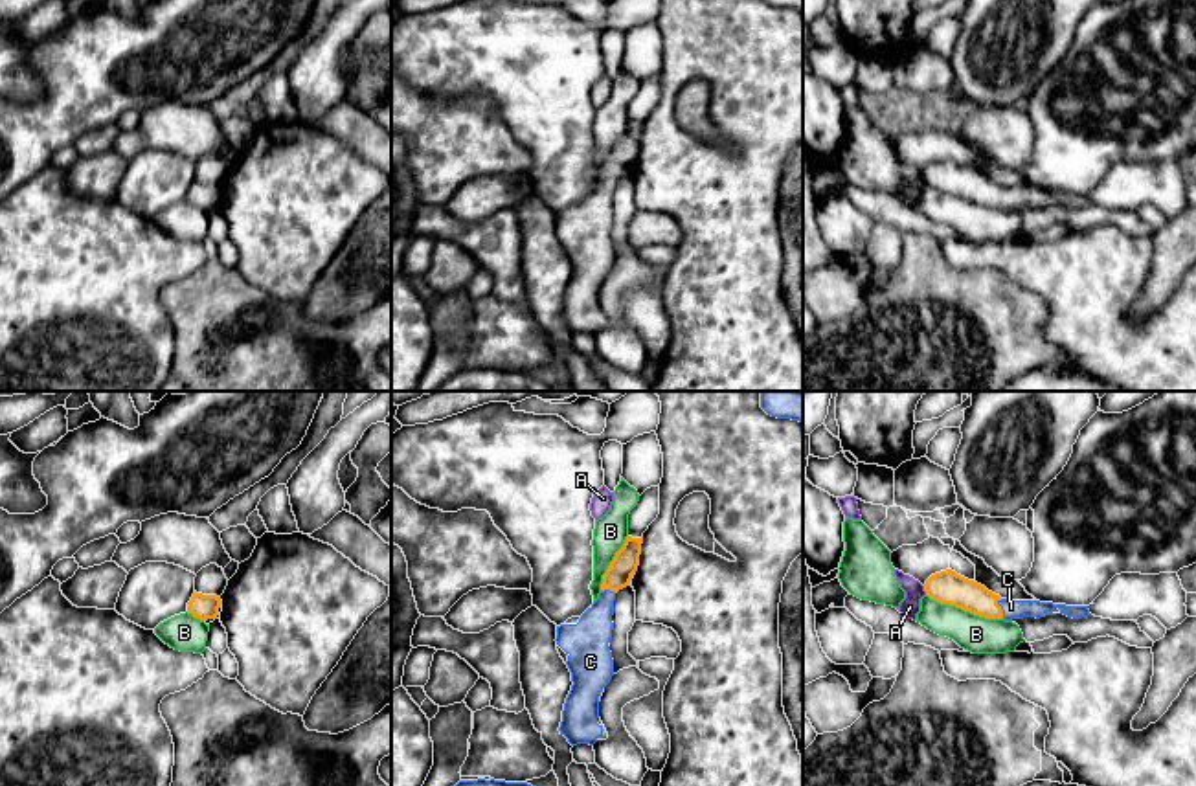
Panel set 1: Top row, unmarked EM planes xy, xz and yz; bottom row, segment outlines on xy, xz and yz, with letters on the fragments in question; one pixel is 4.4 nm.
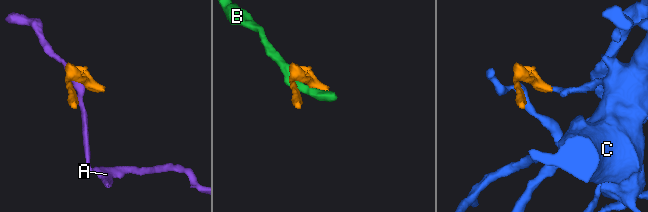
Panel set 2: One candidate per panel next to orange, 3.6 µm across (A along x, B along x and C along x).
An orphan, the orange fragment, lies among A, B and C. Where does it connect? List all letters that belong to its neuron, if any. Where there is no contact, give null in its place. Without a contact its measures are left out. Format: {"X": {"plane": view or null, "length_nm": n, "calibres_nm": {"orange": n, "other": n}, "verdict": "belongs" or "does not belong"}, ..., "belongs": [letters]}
{"A": {"plane": "yz", "length_nm": 40, "calibres_nm": {"orange": 140, "other": 90}, "verdict": "does not belong"}, "B": {"plane": "yz", "length_nm": 360, "calibres_nm": {"orange": 140, "other": 160}, "verdict": "does not belong"}, "C": {"plane": "yz", "length_nm": 90, "calibres_nm": {"orange": 140, "other": 80}, "verdict": "belongs"}, "belongs": ["C"]}

